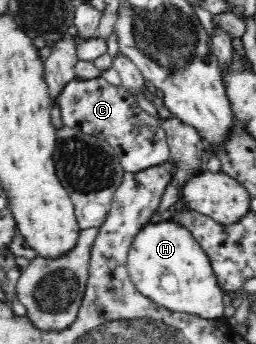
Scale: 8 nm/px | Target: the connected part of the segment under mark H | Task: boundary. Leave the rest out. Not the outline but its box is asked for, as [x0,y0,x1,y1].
[126,219,225,319]

